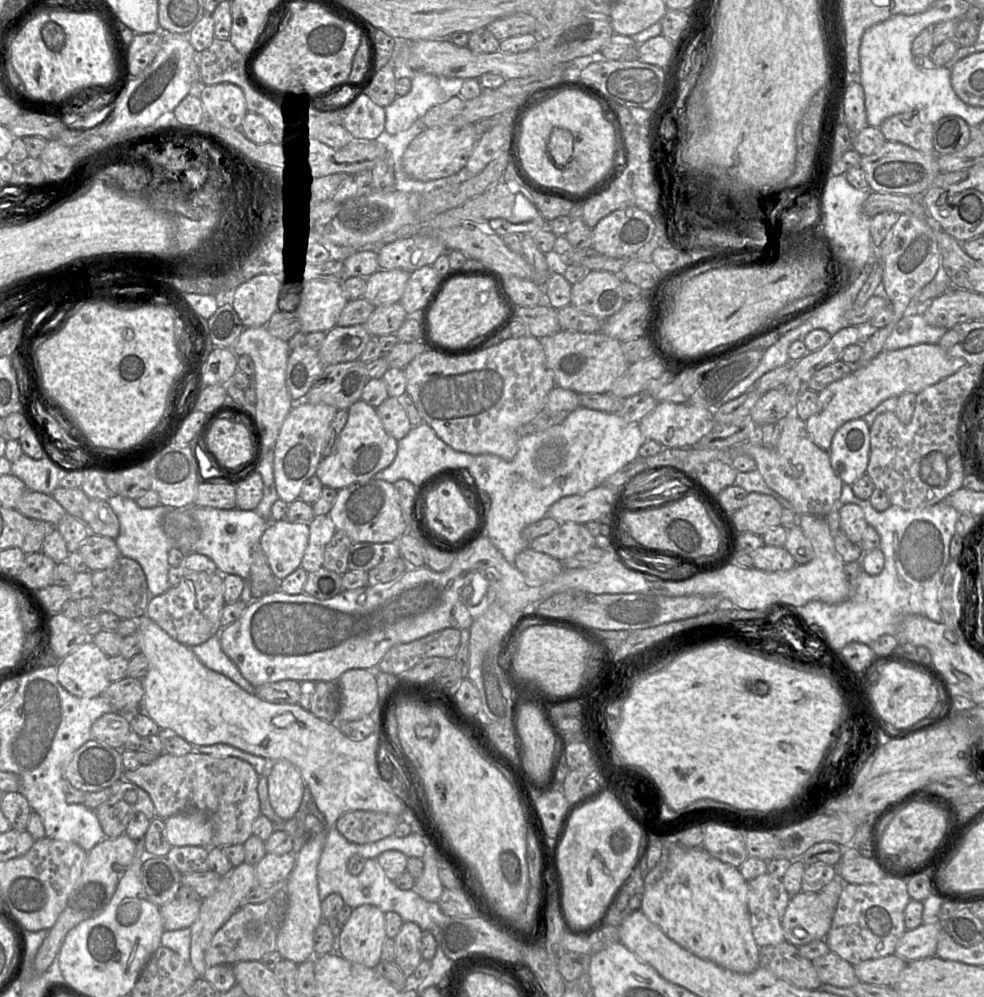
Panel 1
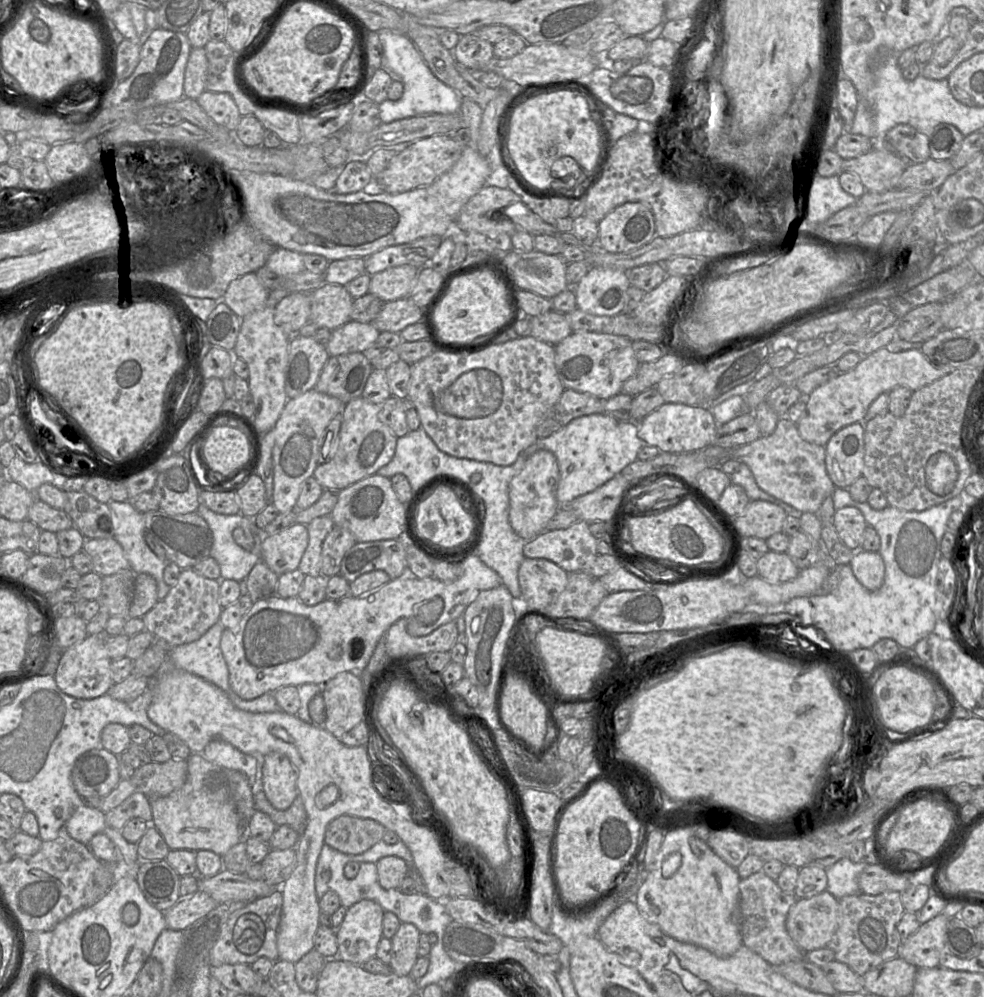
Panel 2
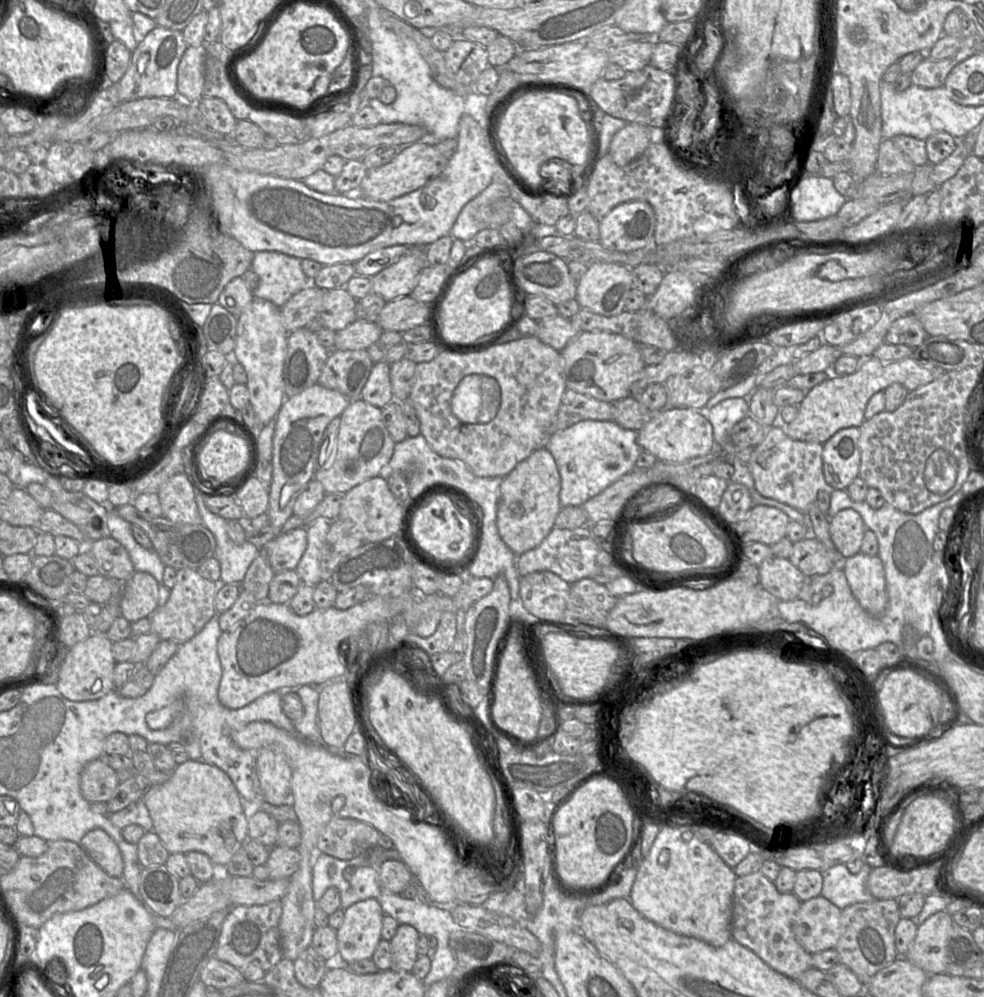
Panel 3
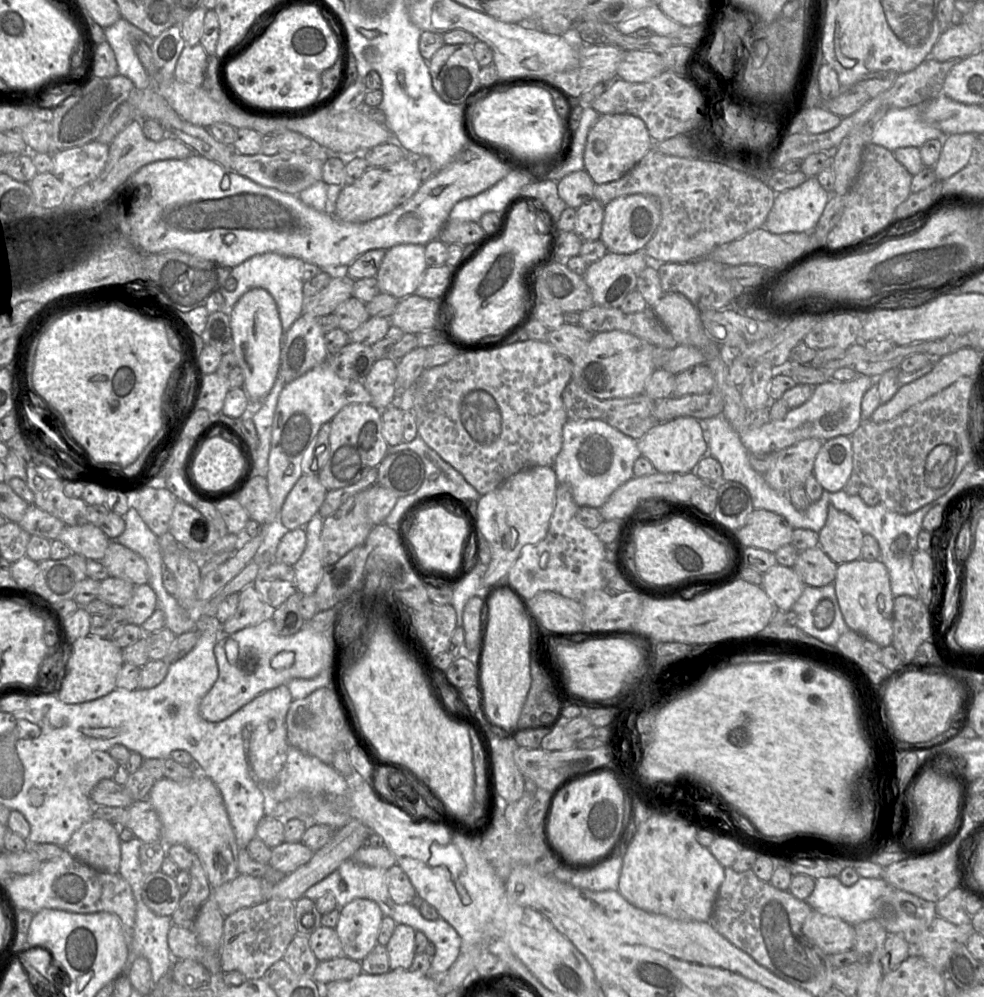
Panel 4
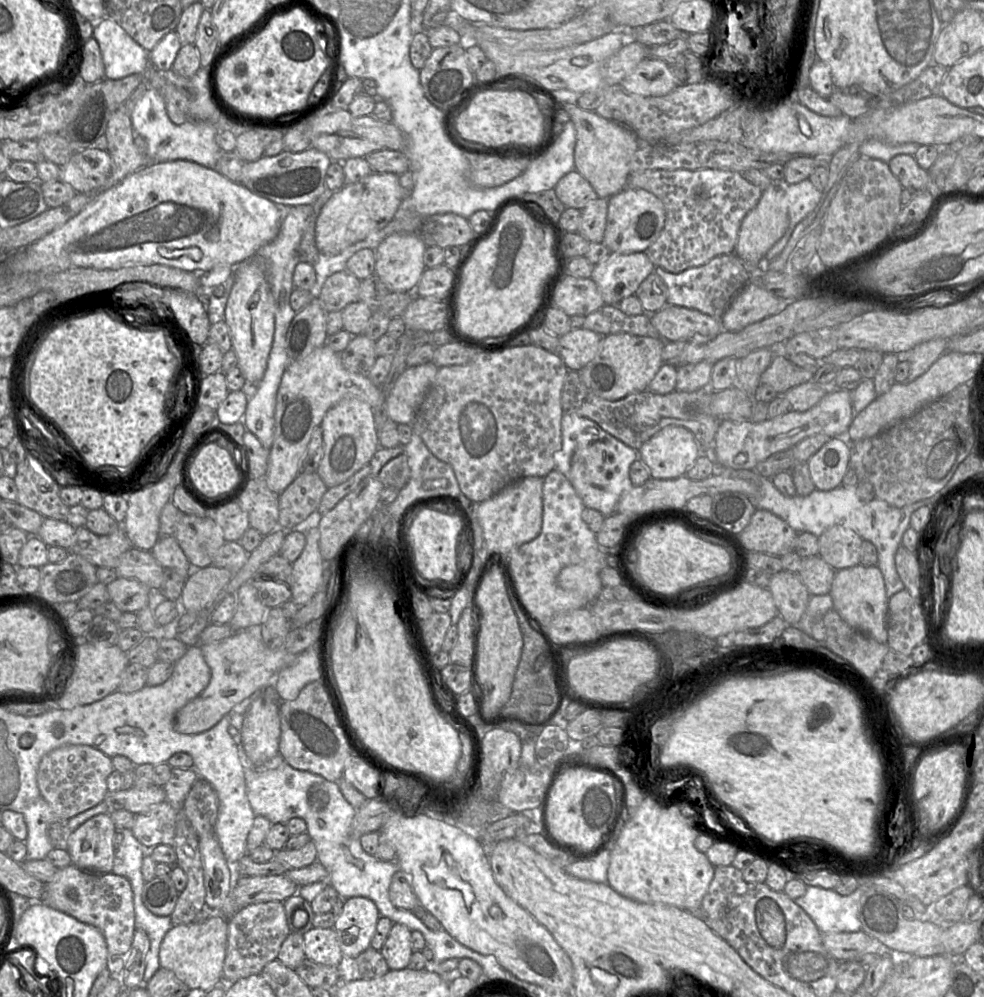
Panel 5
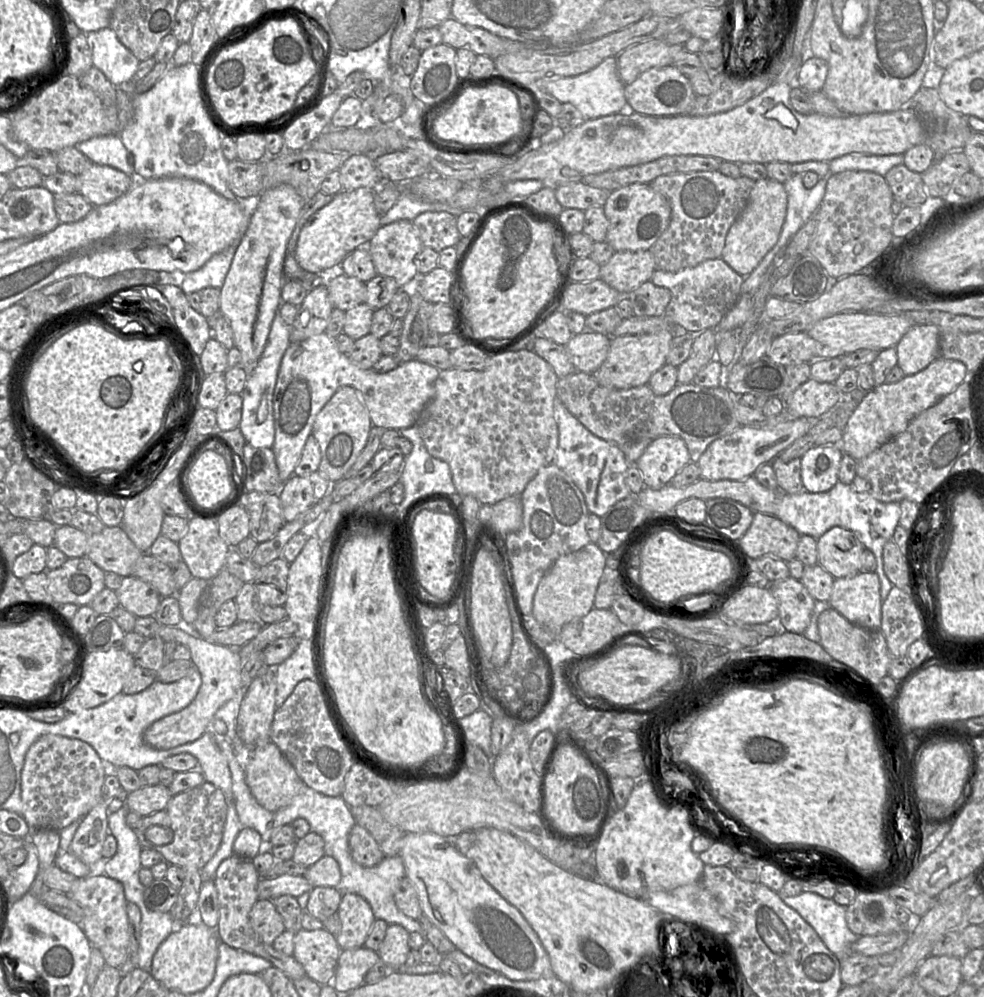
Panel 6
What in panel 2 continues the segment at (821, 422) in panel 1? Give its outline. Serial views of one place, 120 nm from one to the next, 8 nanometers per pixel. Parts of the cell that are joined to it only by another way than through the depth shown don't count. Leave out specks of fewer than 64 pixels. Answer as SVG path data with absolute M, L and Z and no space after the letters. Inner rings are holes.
M891 347L878 349L863 356L852 370L839 373L805 398L806 410L797 423L798 432L804 440L825 446L831 436L841 428L856 422L863 423L869 406L880 394L889 393L896 387L907 387L914 392L953 370L949 365L931 362L919 349L906 351L892 351Z

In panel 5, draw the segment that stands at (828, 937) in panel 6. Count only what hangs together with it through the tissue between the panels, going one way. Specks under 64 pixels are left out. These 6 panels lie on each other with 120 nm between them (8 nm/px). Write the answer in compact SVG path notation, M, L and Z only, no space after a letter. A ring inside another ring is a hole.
M860 885L847 896L834 890L807 886L805 894L794 902L810 916L821 933L858 932L861 930L858 910L862 895Z

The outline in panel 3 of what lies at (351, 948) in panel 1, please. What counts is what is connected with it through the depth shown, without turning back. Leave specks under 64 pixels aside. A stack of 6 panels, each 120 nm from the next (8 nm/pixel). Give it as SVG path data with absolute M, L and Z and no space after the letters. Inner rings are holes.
M375 898L358 901L344 910L343 921L336 929L336 961L371 959L381 938L384 913Z

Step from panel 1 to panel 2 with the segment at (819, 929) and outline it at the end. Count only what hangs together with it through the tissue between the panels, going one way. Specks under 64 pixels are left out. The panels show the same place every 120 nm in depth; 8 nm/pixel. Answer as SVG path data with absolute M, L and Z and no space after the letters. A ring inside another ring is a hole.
M828 891L797 899L786 918L786 930L804 952L826 947L838 927L839 900Z

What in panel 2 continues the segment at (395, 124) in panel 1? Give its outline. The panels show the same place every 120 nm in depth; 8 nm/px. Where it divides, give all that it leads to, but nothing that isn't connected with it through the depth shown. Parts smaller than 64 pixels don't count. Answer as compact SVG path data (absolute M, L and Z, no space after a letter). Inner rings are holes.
M380 29L377 33L383 46L381 67L389 67L397 73L404 86L403 95L399 100L386 99L378 104L382 123L428 114L459 114L462 96L433 75L410 39L389 29Z

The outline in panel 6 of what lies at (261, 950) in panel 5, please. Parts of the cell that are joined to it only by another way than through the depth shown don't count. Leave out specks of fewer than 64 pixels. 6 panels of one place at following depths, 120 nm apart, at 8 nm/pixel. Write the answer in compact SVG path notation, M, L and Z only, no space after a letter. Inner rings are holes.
M258 900L253 905L249 918L253 929L265 944L272 945L286 930L273 900Z

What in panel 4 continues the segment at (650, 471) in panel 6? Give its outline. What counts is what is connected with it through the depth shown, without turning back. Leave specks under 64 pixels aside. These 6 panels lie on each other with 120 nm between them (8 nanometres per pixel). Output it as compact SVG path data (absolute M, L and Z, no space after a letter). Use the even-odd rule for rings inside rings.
M677 417L669 421L659 422L637 441L641 455L652 463L655 471L661 473L694 471L707 450L704 423L694 417Z

